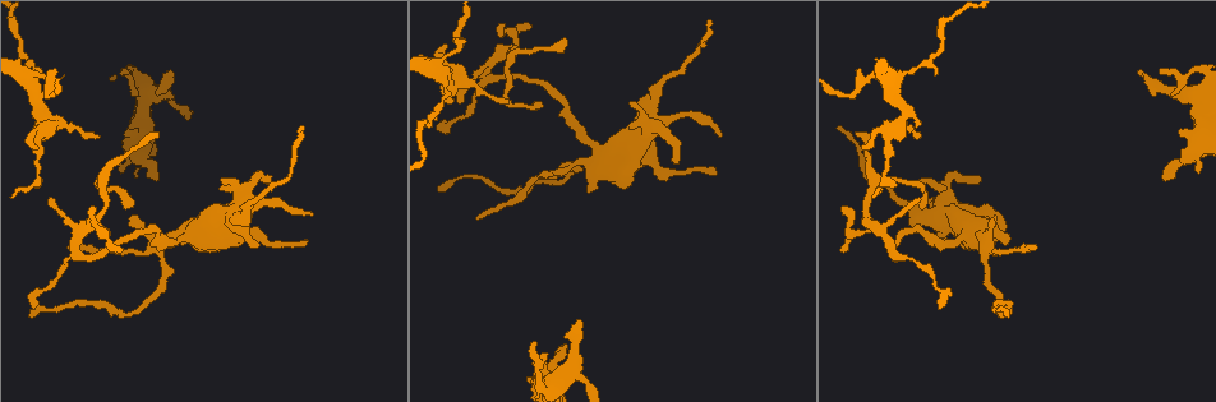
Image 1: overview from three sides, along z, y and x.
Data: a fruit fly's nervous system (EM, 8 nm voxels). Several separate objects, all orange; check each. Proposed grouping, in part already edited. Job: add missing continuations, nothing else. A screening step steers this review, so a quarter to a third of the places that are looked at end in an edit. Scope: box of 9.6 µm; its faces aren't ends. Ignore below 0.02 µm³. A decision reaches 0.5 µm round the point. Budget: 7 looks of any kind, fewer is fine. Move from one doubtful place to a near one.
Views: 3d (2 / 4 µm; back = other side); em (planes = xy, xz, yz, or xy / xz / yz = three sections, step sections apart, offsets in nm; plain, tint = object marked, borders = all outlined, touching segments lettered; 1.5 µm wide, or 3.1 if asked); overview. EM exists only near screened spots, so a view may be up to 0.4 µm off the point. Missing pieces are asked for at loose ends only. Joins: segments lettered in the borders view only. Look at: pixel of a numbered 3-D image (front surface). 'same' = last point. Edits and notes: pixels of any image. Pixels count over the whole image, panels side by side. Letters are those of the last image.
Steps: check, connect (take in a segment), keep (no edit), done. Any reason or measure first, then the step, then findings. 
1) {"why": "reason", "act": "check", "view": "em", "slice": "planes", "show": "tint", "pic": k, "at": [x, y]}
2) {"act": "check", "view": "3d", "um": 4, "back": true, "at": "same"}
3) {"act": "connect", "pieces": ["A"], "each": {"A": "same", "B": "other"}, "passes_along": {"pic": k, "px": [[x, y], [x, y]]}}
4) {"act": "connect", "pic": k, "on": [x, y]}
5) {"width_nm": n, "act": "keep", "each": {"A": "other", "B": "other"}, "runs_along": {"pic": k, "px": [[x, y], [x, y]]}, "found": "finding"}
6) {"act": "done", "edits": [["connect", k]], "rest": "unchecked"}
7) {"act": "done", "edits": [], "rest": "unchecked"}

{"why": "free end", "act": "check", "view": "3d", "um": 2, "pic": 1, "at": [535, 103]}

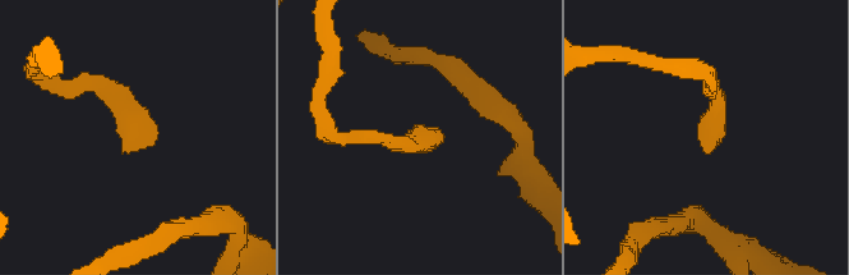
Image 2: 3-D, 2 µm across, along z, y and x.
{"why": "shape alone is not enough", "act": "check", "view": "em", "slice": "planes", "show": "borders", "pic": 2, "at": [417, 129]}

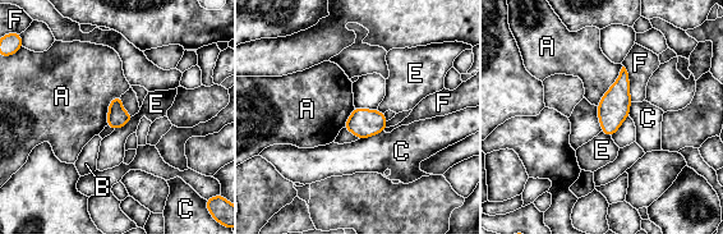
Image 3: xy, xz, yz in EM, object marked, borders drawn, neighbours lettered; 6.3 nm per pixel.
{"act": "keep", "each": {"A": "other", "B": "other", "C": "other", "E": "other", "F": "other"}, "border": {"pic": 3, "px": [[622, 65], [618, 77], [597, 106]]}, "found": "none of them fits"}

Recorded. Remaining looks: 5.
{"why": "free end", "act": "check", "view": "em", "slice": "planes", "show": "borders", "pic": 1, "at": [1139, 73]}

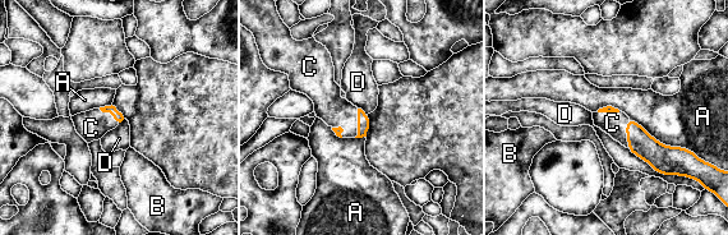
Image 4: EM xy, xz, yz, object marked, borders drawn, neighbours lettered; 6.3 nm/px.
{"act": "connect", "pieces": ["C"], "each": {"A": "other", "B": "other", "C": "same", "D": "other"}, "passes_along": {"pic": 4, "px": [[640, 142], [626, 133], [612, 123]]}, "found": "it goes on there"}

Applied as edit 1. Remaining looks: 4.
{"act": "check", "view": "overview"}

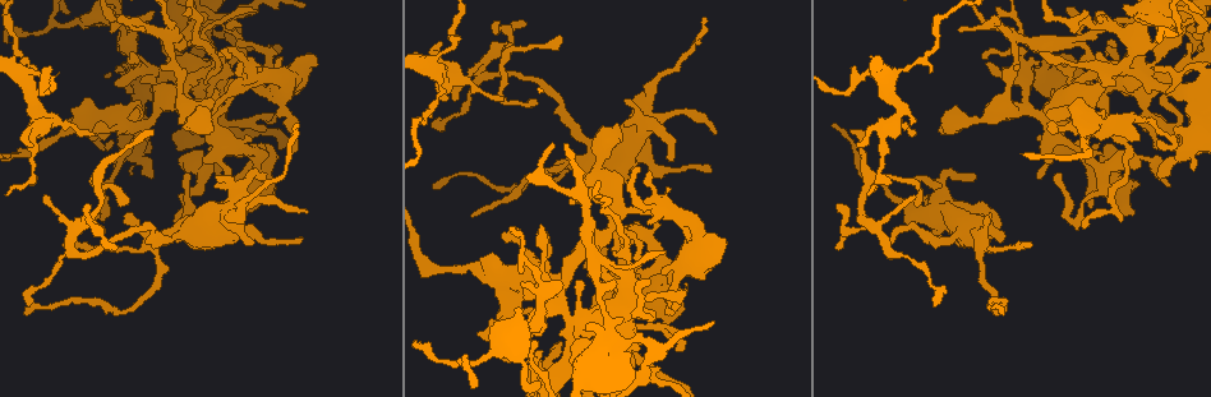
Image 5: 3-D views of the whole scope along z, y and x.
{"why": "an open end", "act": "check", "view": "em", "slice": "planes", "show": "borders", "pic": 5, "at": [208, 132]}

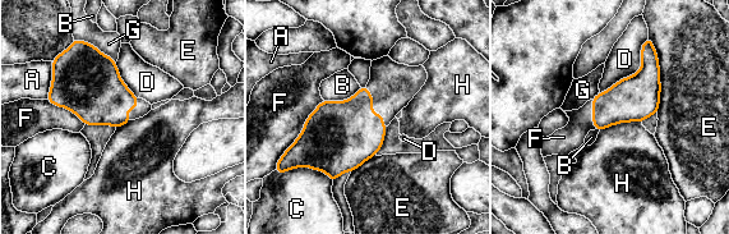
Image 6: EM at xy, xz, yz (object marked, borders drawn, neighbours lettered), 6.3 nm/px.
{"act": "connect", "pieces": ["F"], "each": {"A": "other", "B": "other", "C": "other", "D": "other", "E": "other", "F": "same", "G": "other", "H": "other"}, "found": "the neuron continues"}

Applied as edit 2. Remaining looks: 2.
{"act": "done", "edits": [["connect", 4], ["connect", 6]], "rest": "unchecked"}

